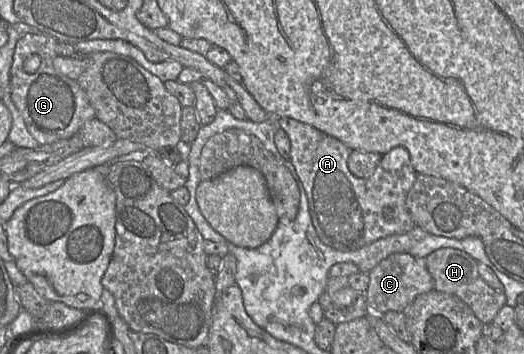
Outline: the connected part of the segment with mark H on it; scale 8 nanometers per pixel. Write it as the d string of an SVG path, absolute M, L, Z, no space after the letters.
M439 248L430 253L425 262L434 282L434 290L458 297L472 309L482 324L492 323L506 304L506 295L495 291L480 277L478 262L466 252L454 248Z

